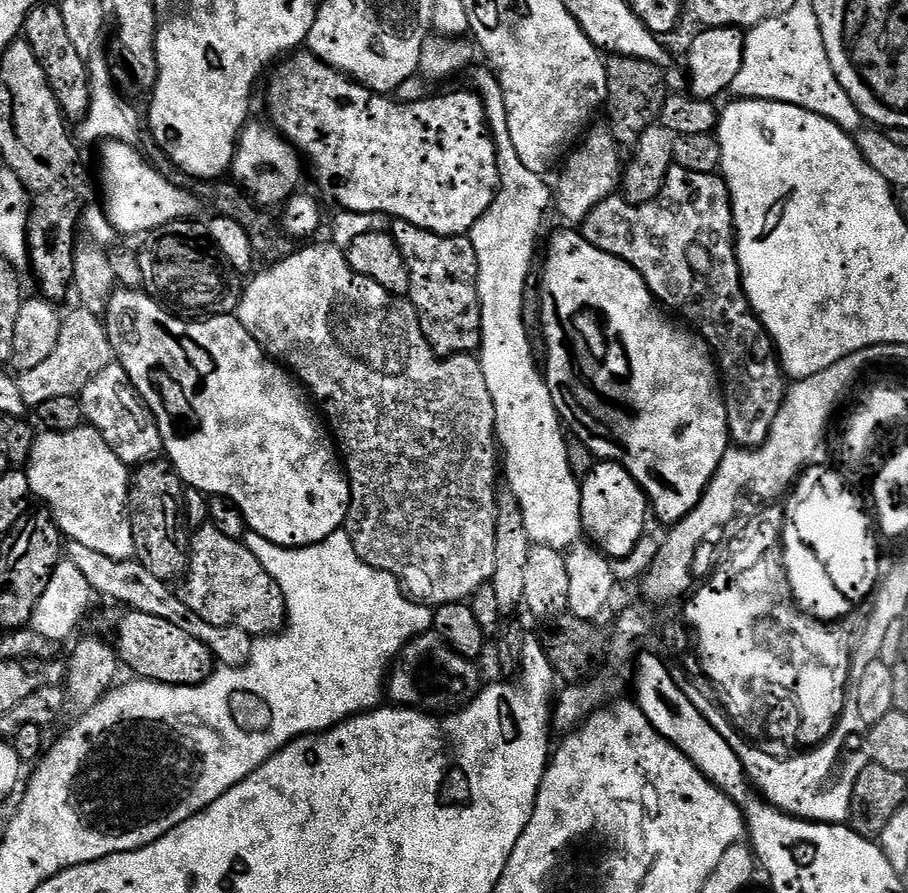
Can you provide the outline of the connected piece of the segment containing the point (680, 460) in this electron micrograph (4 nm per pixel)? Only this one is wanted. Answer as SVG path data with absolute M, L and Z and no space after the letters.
M564 228L561 232L553 234L552 241L548 244L548 261L544 264L544 272L542 271L542 288L546 293L540 297L540 324L542 329L544 328L544 344L548 347L546 379L561 421L573 420L574 423L581 424L584 429L579 429L578 435L588 445L592 455L601 461L622 465L635 478L648 498L655 519L657 516L665 526L679 523L698 506L698 502L704 497L704 491L707 490L709 482L714 478L722 458L728 453L730 447L728 405L724 403L722 377L712 349L695 331L687 327L679 328L675 324L677 321L658 303L649 281L635 264L627 260L619 260L617 256L598 250L598 246L590 243L579 231L571 232L570 229Z

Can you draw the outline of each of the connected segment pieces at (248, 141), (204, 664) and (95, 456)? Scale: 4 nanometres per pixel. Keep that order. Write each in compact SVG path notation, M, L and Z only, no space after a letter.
M249 123L240 133L230 172L231 175L236 175L235 183L257 205L278 204L280 206L296 195L300 188L298 186L302 160L296 149L276 131L275 127L265 124Z
M131 610L123 613L125 616L116 624L116 640L114 647L119 663L124 664L133 673L133 677L142 680L153 680L156 684L177 684L186 686L187 684L200 684L206 677L211 676L214 671L214 657L211 650L198 638L186 634L174 622L166 622L166 618L154 618L154 614L142 614Z
M85 426L69 432L41 431L32 443L26 471L33 497L47 508L68 540L82 542L106 558L130 560L136 547L128 521L130 468L102 438L96 428Z

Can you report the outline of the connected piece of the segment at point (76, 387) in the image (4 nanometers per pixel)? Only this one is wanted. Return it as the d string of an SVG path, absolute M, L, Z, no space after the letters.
M76 306L72 313L62 319L62 330L58 342L46 362L34 366L34 370L19 373L16 385L22 390L22 402L35 410L50 398L79 397L85 386L94 379L108 364L113 363L114 353L110 346L107 327L99 316L90 314L90 310Z

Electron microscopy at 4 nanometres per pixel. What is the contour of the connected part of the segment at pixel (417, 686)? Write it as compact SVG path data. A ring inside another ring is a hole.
M429 630L422 636L415 636L396 657L386 677L387 699L393 705L429 714L459 712L481 690L482 681L476 667L473 661L454 651L435 631Z

